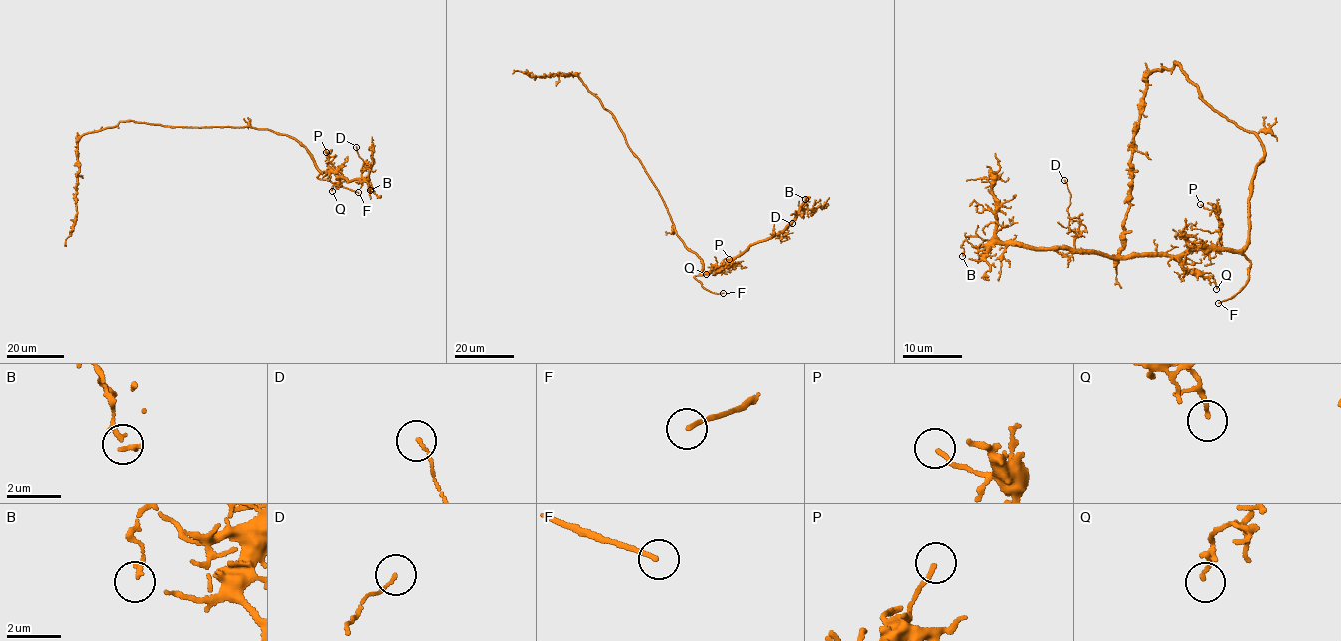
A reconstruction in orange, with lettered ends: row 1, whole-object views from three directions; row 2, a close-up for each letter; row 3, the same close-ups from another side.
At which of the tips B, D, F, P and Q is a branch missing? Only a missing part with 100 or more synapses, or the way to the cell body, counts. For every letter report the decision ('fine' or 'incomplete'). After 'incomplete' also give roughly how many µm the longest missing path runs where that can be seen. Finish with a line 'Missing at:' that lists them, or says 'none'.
B: fine
D: fine
F: incomplete; about 25 µm are missing
P: fine
Q: fine
Missing at: F

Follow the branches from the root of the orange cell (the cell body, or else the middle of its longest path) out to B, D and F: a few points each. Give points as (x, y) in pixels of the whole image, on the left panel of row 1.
B: (239, 127), (267, 129), (295, 139), (321, 172), (334, 172), (350, 181), (364, 178), (368, 180), (370, 190)
D: (239, 127), (267, 129), (295, 139), (321, 172), (334, 172), (350, 181), (361, 177), (363, 161), (356, 147)
F: (239, 127), (267, 129), (295, 139), (310, 154), (320, 173), (317, 178), (358, 192)

